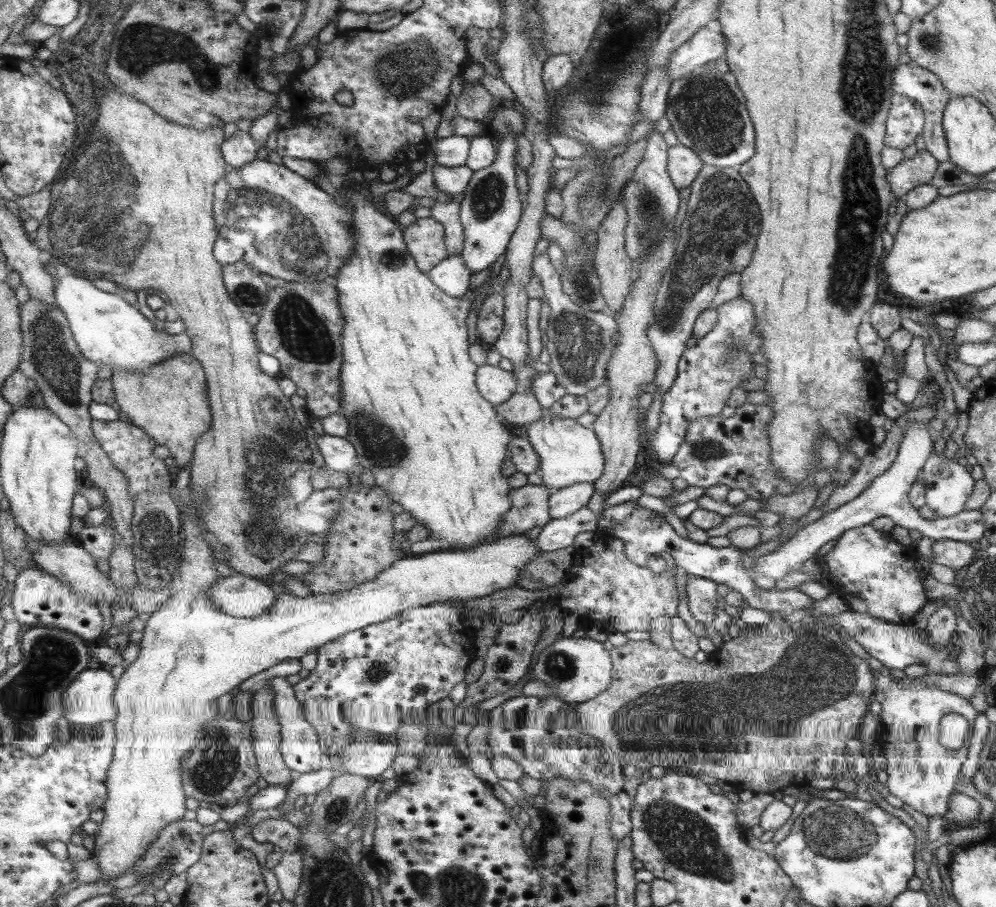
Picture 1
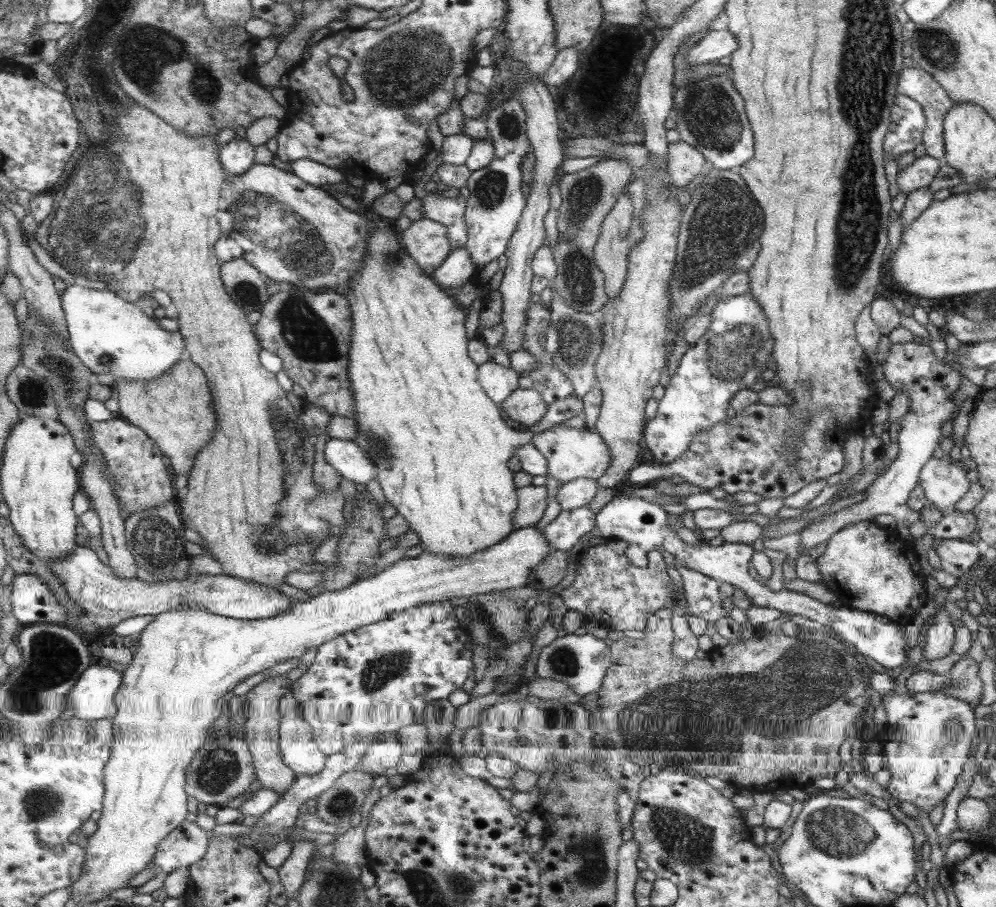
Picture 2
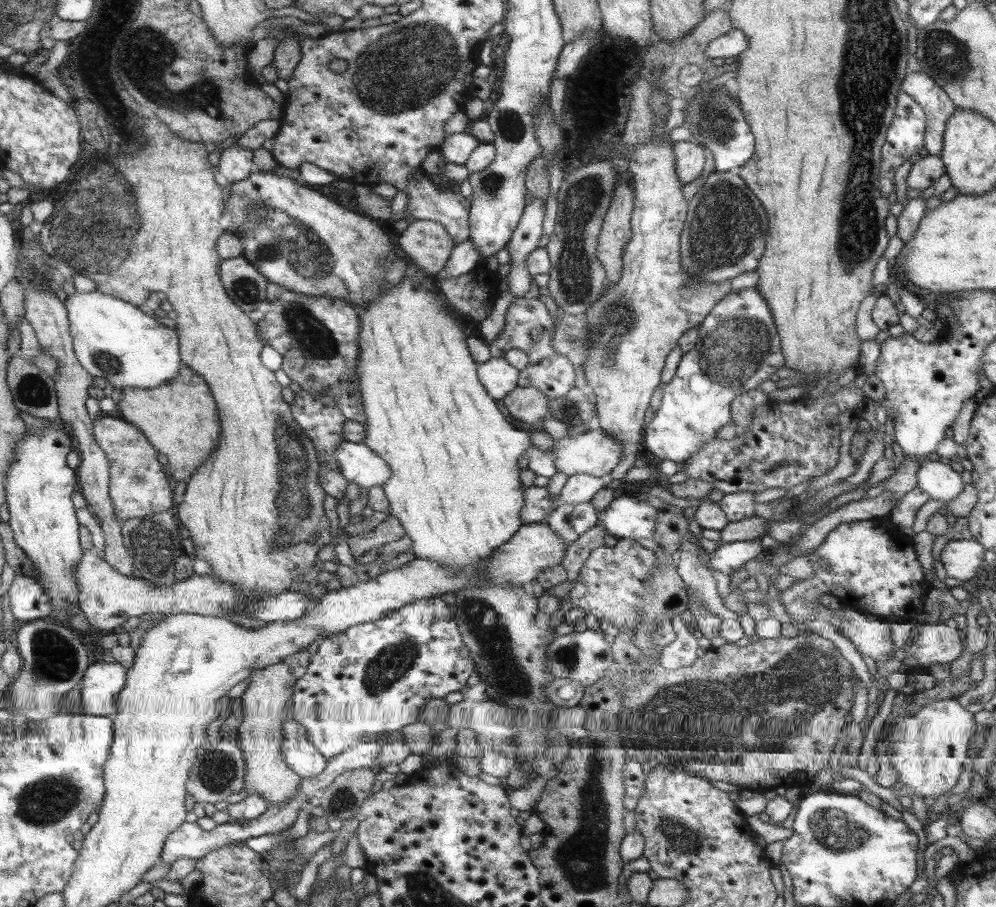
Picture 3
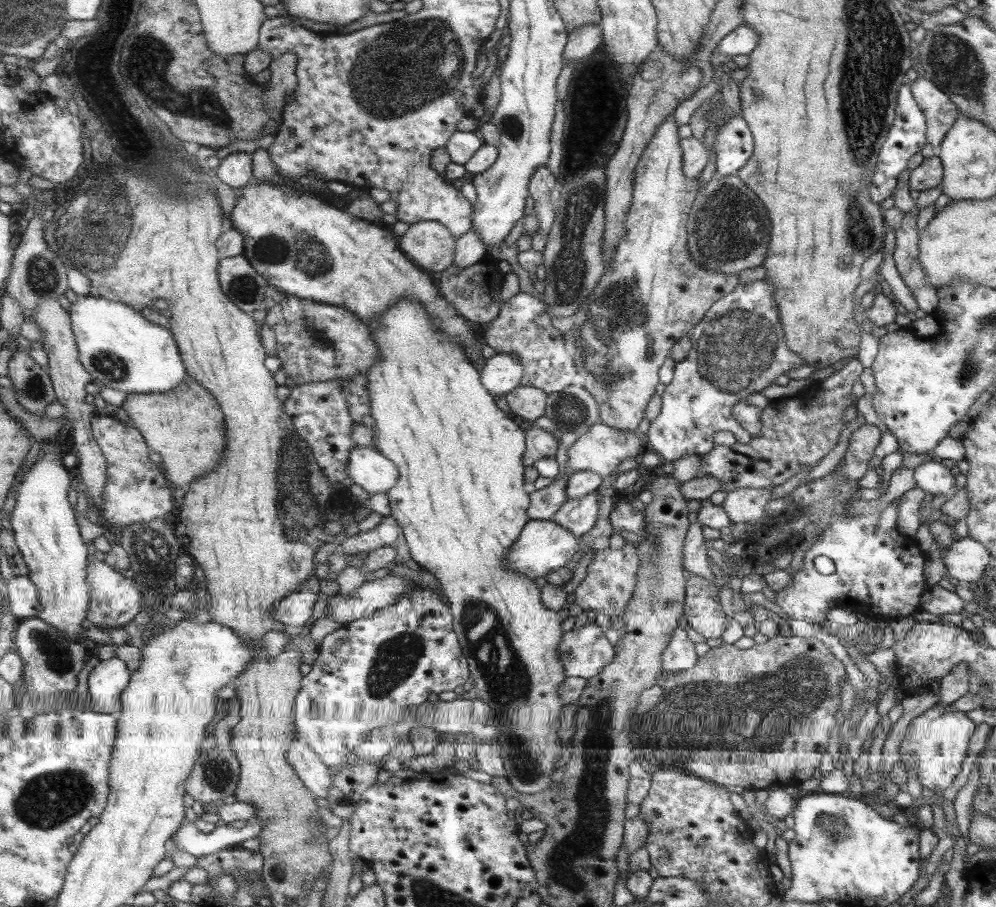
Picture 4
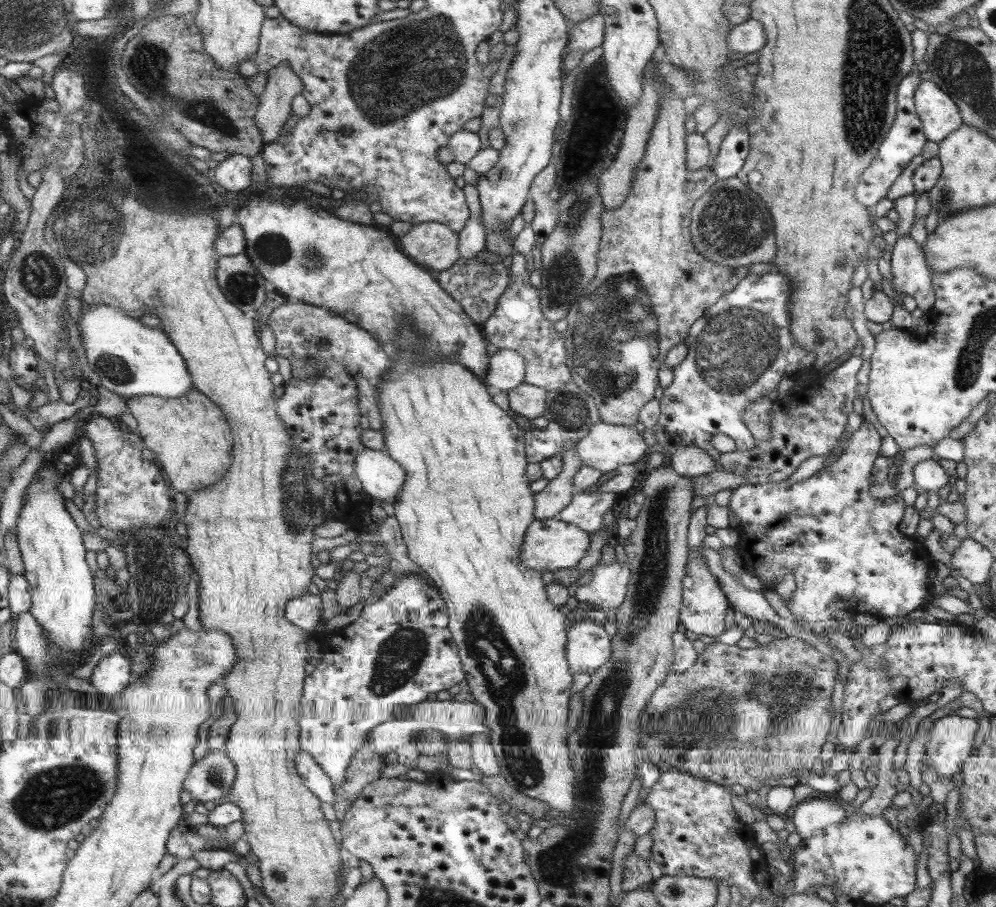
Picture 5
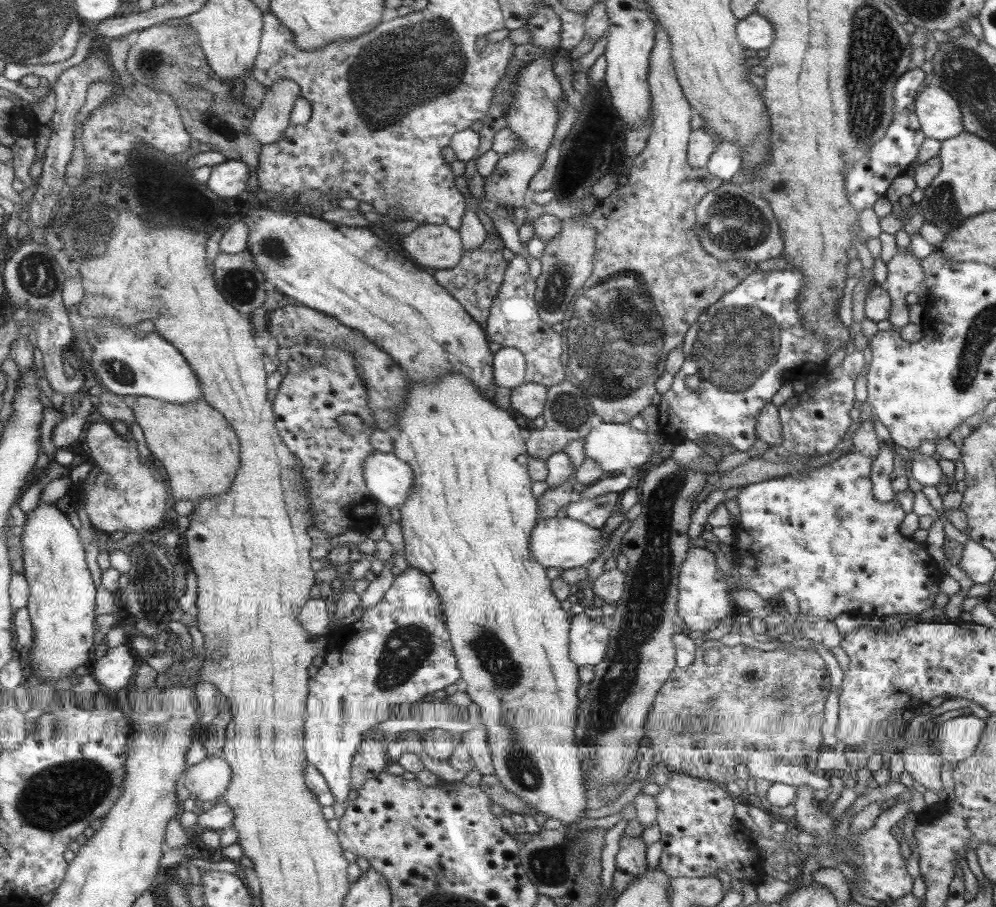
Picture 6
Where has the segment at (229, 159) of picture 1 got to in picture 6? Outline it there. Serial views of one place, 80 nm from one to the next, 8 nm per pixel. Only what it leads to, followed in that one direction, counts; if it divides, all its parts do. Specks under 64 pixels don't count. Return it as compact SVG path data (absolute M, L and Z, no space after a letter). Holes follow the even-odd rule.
M225 159L210 167L206 187L219 198L235 198L246 190L249 169L240 160Z

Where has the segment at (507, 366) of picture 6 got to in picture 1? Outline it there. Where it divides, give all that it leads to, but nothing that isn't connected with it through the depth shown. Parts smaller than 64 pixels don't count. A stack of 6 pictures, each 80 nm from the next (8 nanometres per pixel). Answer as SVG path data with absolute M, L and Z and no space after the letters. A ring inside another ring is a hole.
M486 363L478 366L475 382L479 394L490 403L506 402L518 391L517 378L511 371Z

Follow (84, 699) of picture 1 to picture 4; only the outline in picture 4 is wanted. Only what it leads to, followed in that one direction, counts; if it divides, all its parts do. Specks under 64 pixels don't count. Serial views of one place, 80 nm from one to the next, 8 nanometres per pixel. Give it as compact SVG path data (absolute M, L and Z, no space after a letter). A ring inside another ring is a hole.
M114 656L99 660L87 676L90 708L94 712L119 715L122 711L122 696L131 679L132 672L122 658Z

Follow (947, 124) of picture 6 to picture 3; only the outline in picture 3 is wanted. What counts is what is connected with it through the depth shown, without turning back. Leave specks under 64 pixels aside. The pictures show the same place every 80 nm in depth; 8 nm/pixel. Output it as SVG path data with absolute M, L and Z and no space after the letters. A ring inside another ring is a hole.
M907 74L900 90L910 95L925 112L925 145L929 155L939 156L942 150L942 138L948 118L954 114L956 107L946 91L928 74Z

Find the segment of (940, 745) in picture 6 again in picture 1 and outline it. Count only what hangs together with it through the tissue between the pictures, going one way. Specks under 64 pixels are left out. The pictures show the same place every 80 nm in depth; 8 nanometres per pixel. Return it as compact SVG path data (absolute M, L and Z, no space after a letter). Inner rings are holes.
M914 677L907 684L905 680L893 680L889 689L876 690L875 693L875 700L881 706L877 741L882 745L883 756L887 760L884 767L887 782L884 785L903 805L910 806L926 817L942 817L949 810L947 798L953 790L959 768L965 762L965 752L959 754L959 749L947 750L939 746L939 718L949 712L963 716L969 725L970 734L975 720L974 706L967 699L939 690L932 684L920 684Z

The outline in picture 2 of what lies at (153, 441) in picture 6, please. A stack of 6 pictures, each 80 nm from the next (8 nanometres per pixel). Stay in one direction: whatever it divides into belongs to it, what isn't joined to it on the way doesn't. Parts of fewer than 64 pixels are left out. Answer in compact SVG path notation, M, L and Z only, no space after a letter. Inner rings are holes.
M188 359L179 362L165 376L160 376L151 381L124 380L113 383L113 388L118 394L119 412L118 415L125 418L135 426L142 428L156 442L156 445L170 459L171 471L174 476L185 476L187 480L191 474L191 464L194 464L195 457L200 450L214 436L217 428L217 414L214 412L213 396L210 395L209 384L206 382L206 375L201 367Z

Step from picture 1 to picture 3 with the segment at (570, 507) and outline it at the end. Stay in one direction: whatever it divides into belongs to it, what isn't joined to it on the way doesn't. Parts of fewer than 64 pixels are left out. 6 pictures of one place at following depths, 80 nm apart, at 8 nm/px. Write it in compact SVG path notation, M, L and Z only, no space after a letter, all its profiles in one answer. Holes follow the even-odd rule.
M586 474L568 476L557 497L557 503L566 505L587 502L605 485L606 482L602 477Z

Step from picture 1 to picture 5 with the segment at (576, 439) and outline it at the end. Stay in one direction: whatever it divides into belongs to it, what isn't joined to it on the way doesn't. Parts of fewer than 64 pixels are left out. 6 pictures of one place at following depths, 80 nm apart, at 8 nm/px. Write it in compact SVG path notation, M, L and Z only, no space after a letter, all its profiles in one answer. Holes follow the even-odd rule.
M598 420L588 433L575 444L576 453L579 455L582 465L591 466L603 474L615 470L622 464L635 466L642 460L653 458L652 450L643 443L643 437L637 433L634 425L610 425Z

